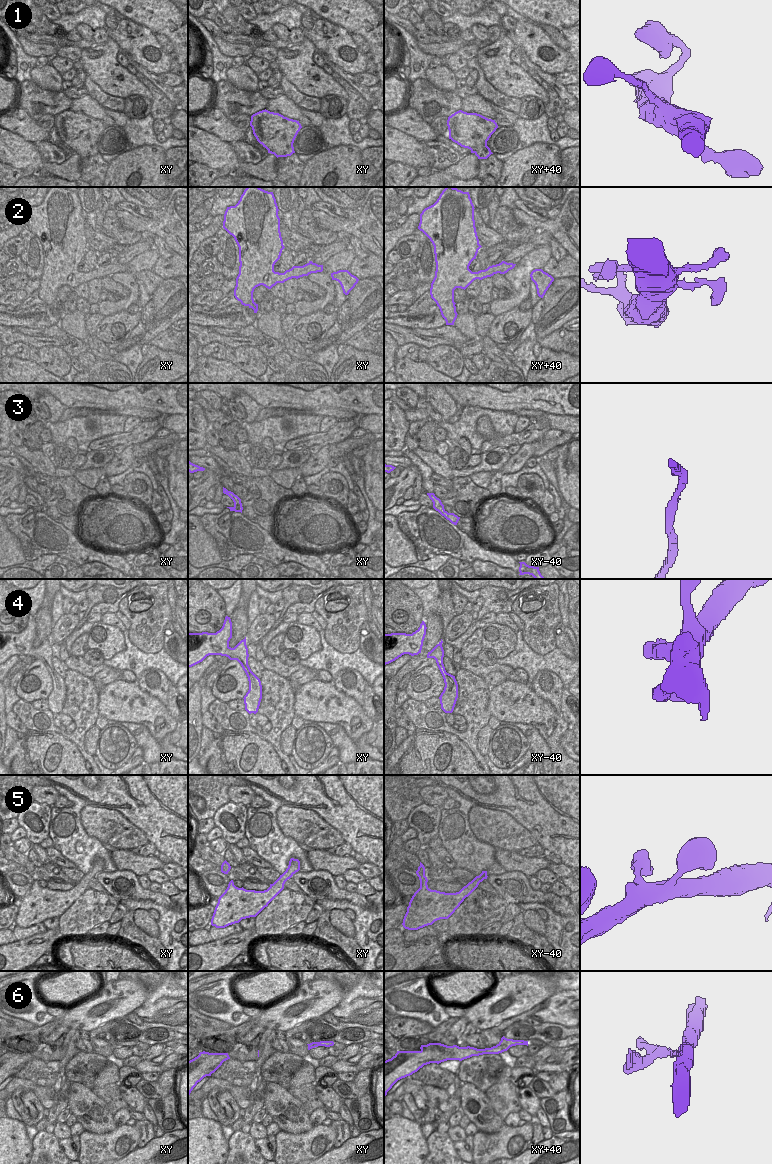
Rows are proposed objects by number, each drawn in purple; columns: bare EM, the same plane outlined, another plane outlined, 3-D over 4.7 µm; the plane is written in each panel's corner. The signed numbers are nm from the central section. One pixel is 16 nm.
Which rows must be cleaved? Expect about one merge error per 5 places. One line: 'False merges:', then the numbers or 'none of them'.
False merges: 6.

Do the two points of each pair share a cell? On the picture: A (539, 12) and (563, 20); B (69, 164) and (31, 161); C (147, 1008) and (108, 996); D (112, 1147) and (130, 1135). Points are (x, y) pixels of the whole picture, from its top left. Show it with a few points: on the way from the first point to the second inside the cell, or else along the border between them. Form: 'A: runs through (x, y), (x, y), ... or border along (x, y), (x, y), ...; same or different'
A: runs through (545, 11), (554, 11), (557, 14); same
B: runs through (60, 168), (40, 167); same
C: border along (146, 998), (132, 1011); different
D: runs through (117, 1144), (126, 1139); same

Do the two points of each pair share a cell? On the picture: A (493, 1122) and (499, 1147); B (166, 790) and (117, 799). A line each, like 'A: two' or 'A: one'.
A: two
B: one

